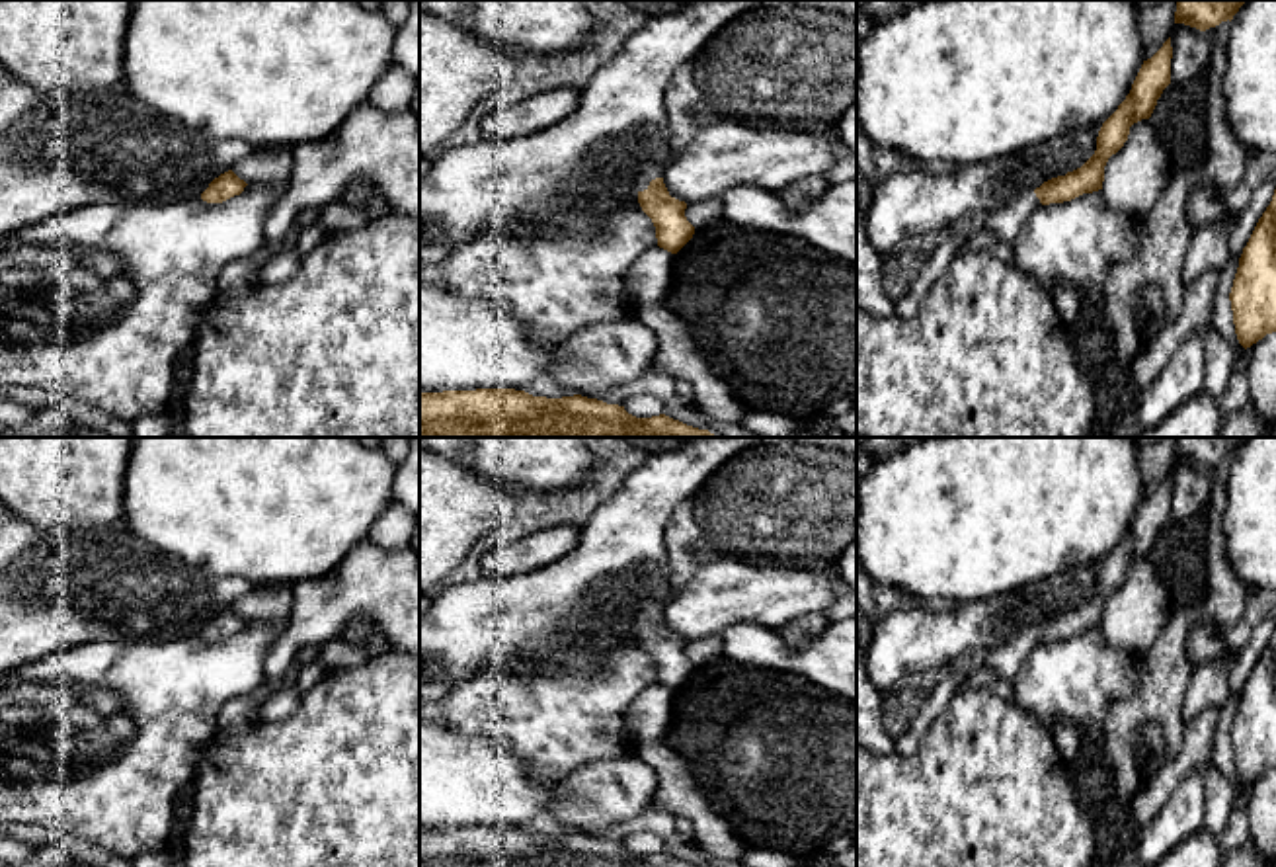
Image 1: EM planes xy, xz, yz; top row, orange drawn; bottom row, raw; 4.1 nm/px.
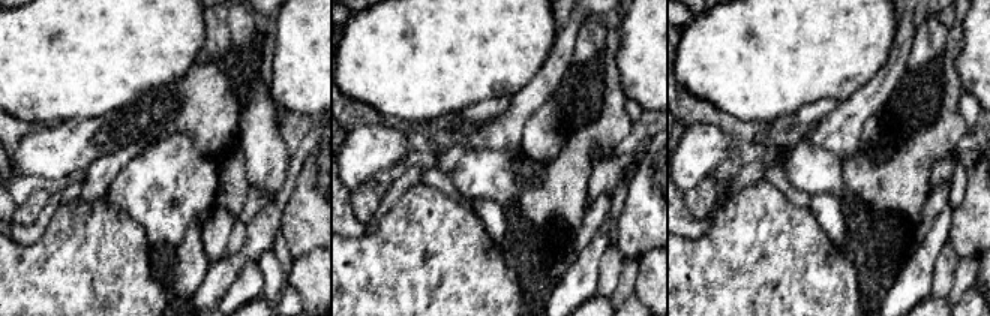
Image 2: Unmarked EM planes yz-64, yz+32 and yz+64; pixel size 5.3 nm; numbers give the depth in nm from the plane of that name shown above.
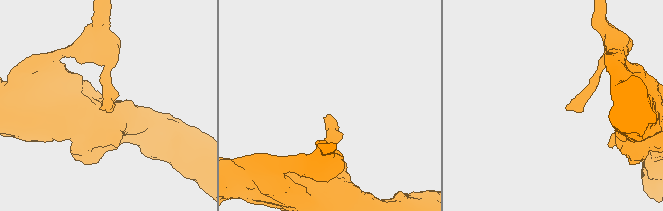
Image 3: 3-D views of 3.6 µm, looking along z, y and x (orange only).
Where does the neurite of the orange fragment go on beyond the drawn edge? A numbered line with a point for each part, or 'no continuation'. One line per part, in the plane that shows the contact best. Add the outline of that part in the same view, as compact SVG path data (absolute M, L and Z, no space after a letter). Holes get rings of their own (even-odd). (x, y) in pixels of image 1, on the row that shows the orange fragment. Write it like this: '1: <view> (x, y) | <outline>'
1: xz (650, 172) | M650 164L646 166L634 180L634 187L636 191L644 191L648 189L650 182L656 178L661 178L663 170L659 168L659 164Z

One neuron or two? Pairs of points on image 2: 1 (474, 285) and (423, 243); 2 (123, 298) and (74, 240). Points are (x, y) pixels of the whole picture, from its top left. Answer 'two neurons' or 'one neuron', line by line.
1: one neuron
2: one neuron

